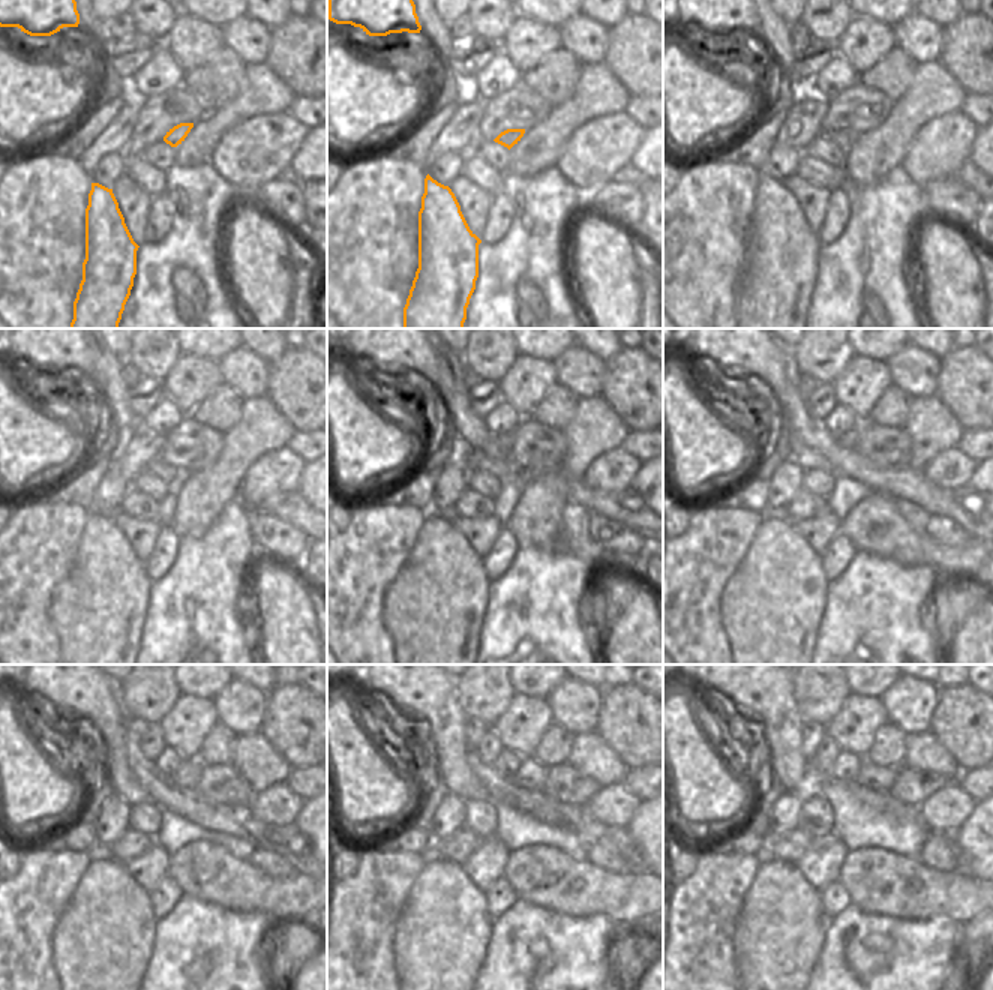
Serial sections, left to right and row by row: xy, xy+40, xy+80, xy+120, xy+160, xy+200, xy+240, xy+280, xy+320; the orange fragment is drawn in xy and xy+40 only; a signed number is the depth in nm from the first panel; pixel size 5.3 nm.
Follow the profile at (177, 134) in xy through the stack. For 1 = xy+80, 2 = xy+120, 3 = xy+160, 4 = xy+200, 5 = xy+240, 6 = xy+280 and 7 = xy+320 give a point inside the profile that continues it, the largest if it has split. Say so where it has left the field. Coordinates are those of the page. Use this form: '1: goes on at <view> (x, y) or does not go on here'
1: goes on at xy+80 (845, 138)
2: goes on at xy+120 (170, 474)
3: goes on at xy+160 (500, 467)
4: goes on at xy+200 (809, 459)
5: goes on at xy+240 (93, 695)
6: goes on at xy+280 (431, 695)
7: goes on at xy+320 (765, 695)

